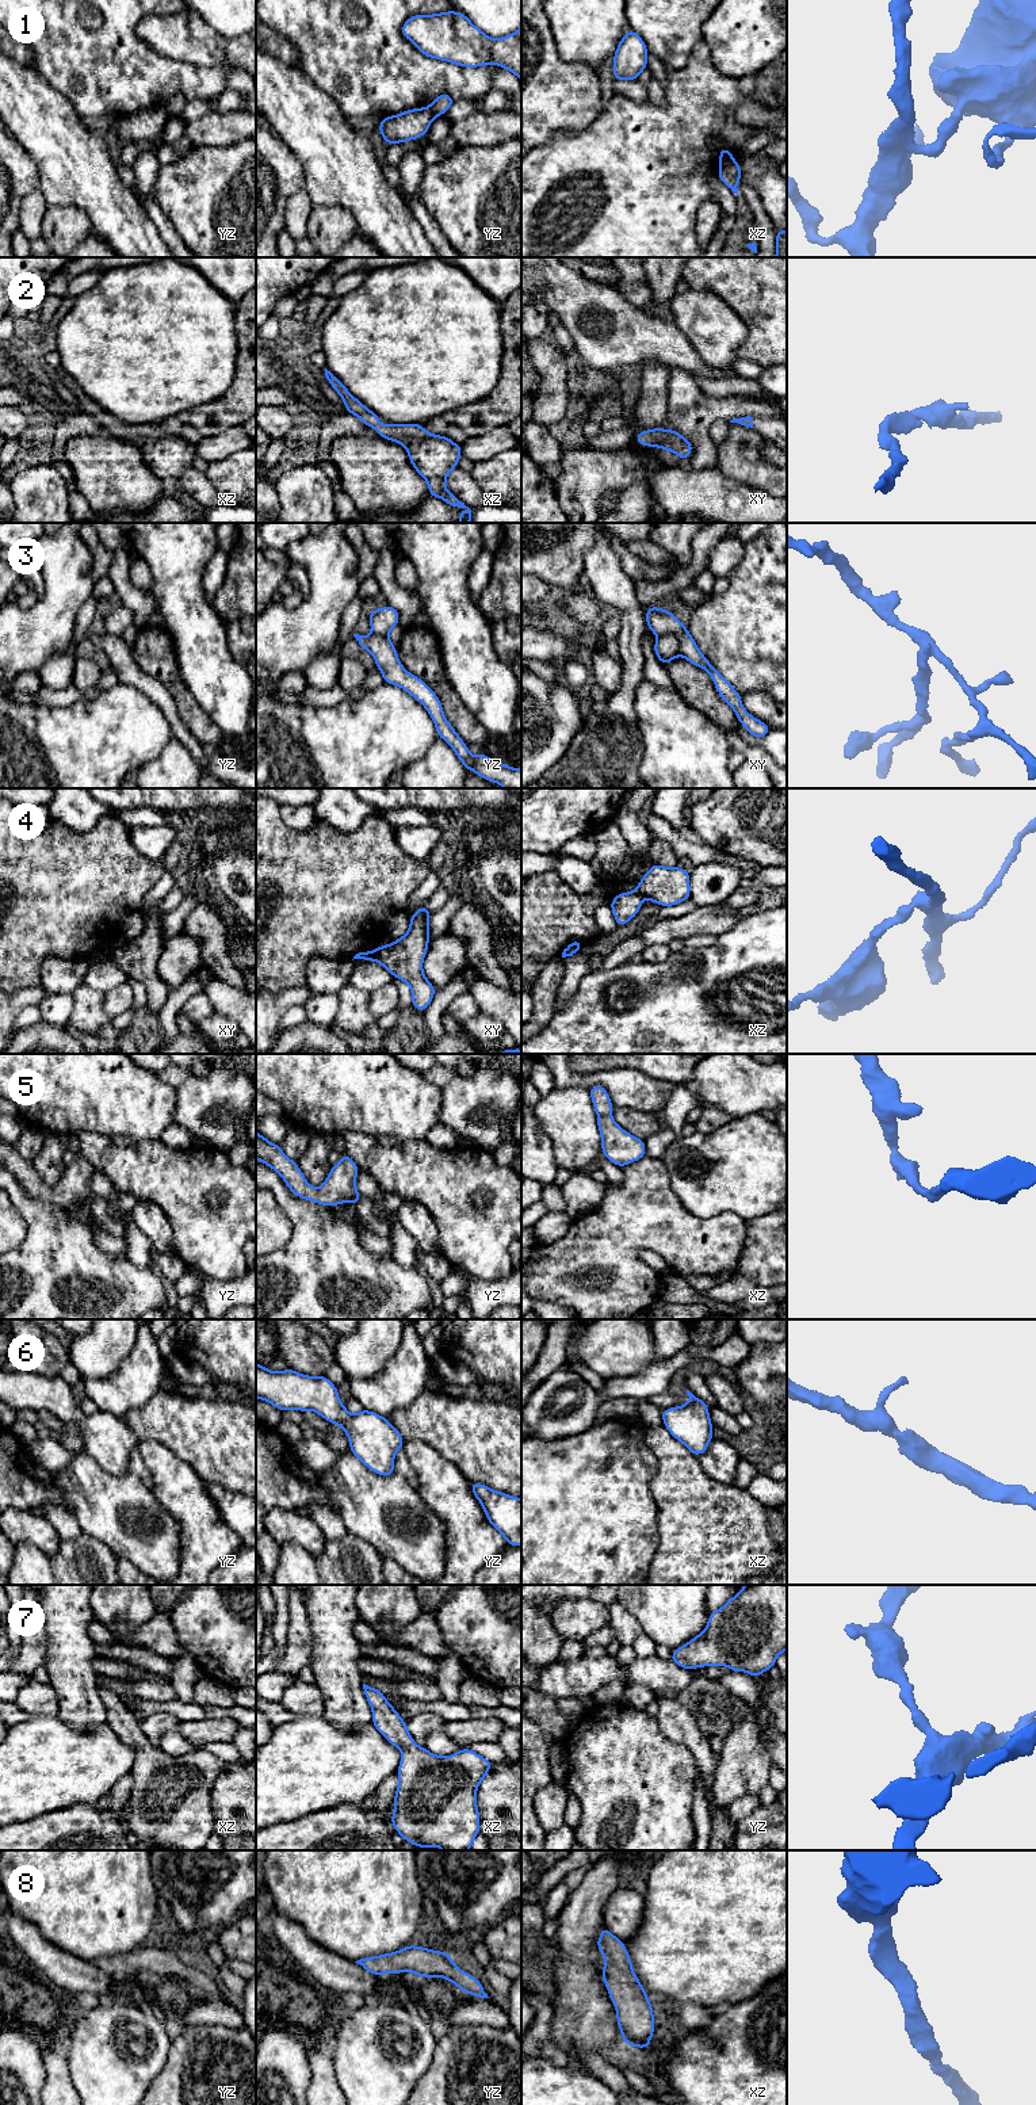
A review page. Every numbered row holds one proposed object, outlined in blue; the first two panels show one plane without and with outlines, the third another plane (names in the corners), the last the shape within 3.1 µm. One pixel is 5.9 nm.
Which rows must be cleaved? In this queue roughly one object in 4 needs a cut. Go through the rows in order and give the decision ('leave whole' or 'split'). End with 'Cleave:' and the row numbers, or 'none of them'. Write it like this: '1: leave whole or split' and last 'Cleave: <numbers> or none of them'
1: split
2: leave whole
3: split
4: split
5: leave whole
6: leave whole
7: leave whole
8: leave whole
Cleave: 1, 3, 4

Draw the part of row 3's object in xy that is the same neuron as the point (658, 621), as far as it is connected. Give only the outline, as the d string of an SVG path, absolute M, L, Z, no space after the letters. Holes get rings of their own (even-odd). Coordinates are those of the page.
M646 608L646 624L657 635L674 634L681 645L680 656L691 664L710 673L722 699L734 710L739 723L757 740L765 737L771 727L750 715L742 706L741 694L711 665L699 650L695 639L673 612L658 608Z

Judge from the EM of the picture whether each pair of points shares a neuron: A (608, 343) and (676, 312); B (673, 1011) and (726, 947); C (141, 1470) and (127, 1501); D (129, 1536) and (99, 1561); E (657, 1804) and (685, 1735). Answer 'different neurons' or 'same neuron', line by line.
A: different neurons
B: same neuron
C: different neurons
D: different neurons
E: different neurons

